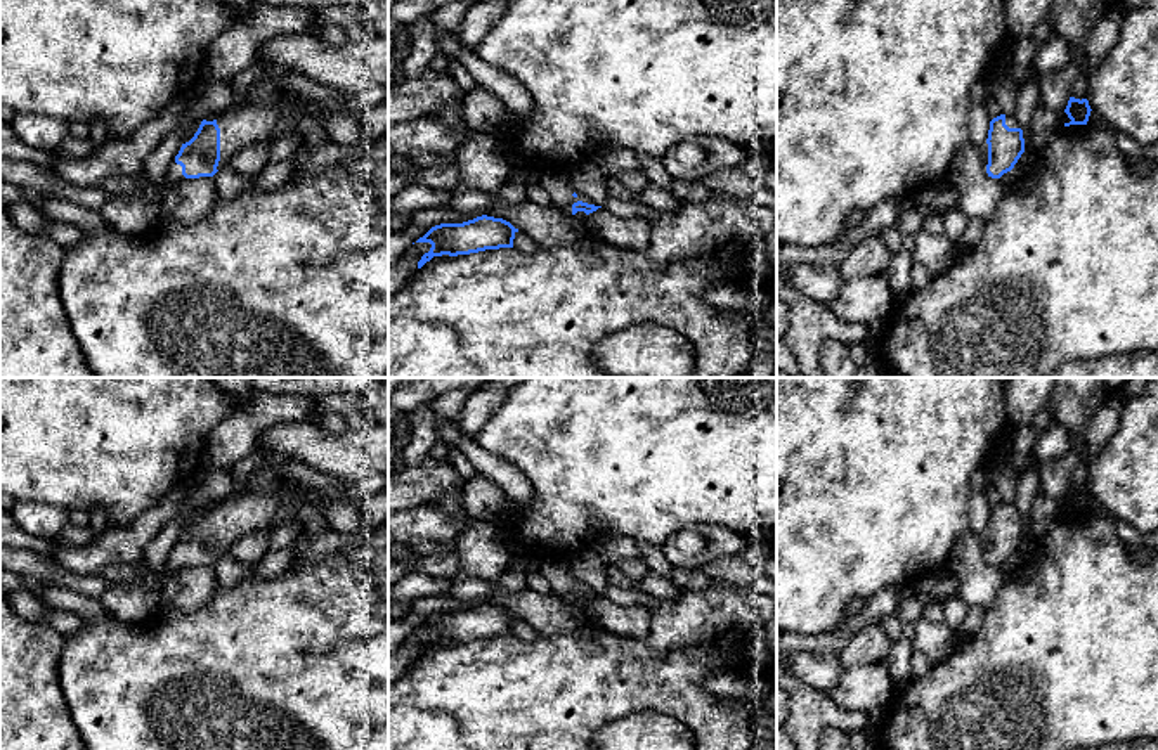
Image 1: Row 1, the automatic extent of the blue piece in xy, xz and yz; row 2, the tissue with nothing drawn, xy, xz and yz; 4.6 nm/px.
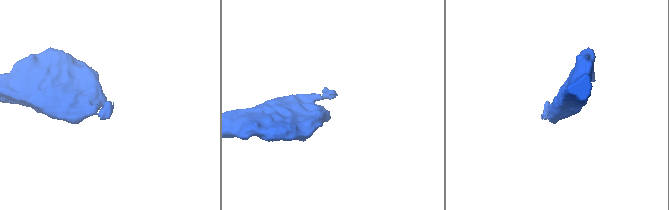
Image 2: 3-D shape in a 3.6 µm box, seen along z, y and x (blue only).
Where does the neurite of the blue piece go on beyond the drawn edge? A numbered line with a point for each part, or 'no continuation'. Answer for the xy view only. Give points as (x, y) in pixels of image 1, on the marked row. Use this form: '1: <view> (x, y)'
1: xy (253, 123)

